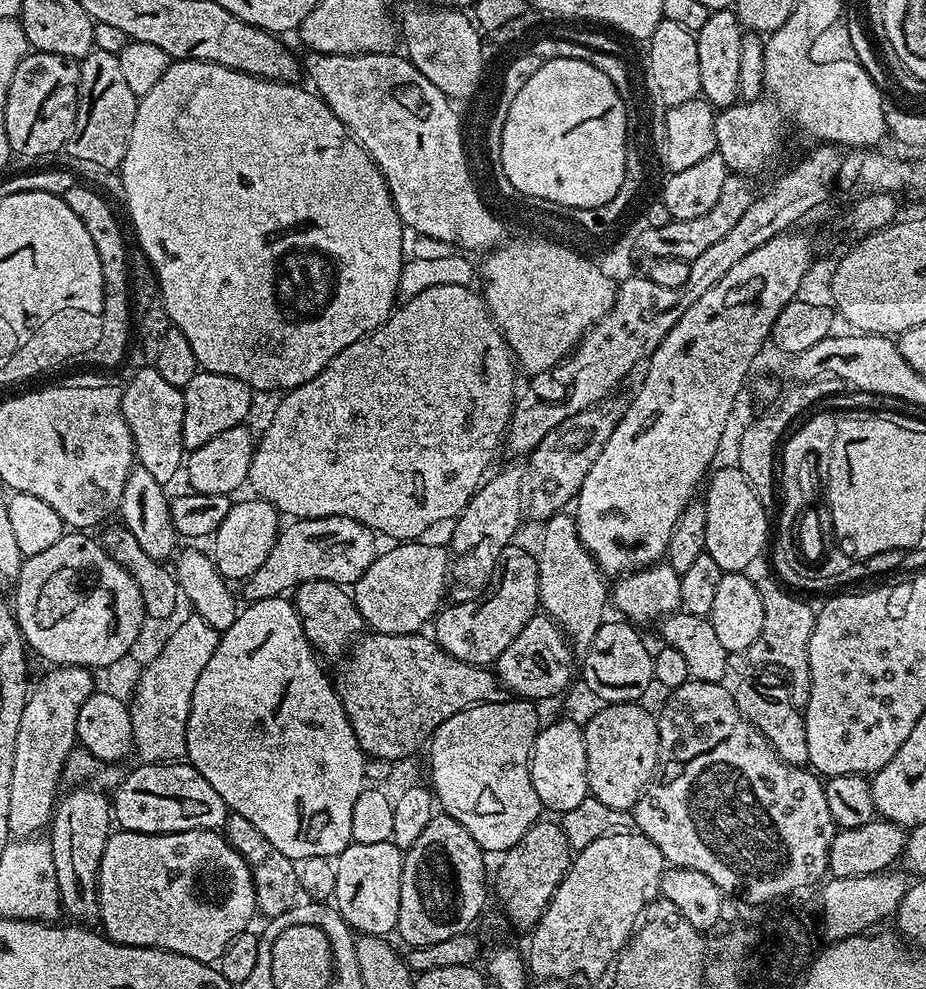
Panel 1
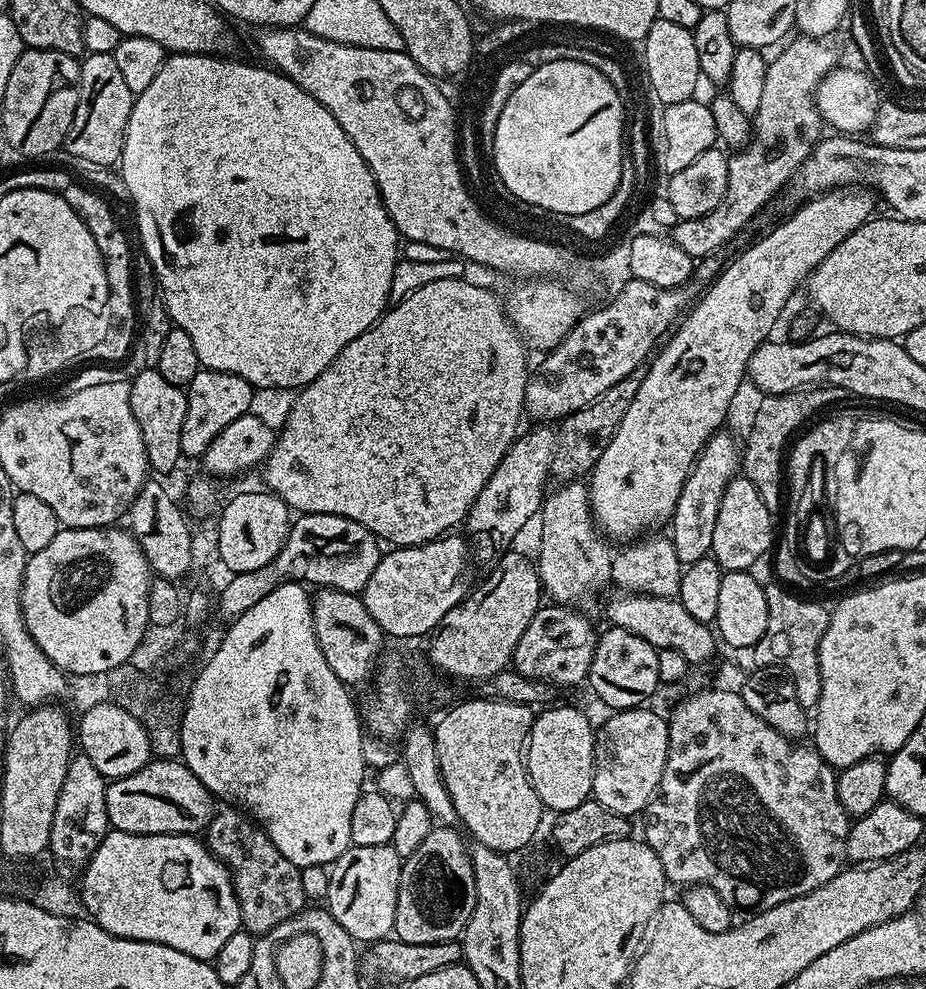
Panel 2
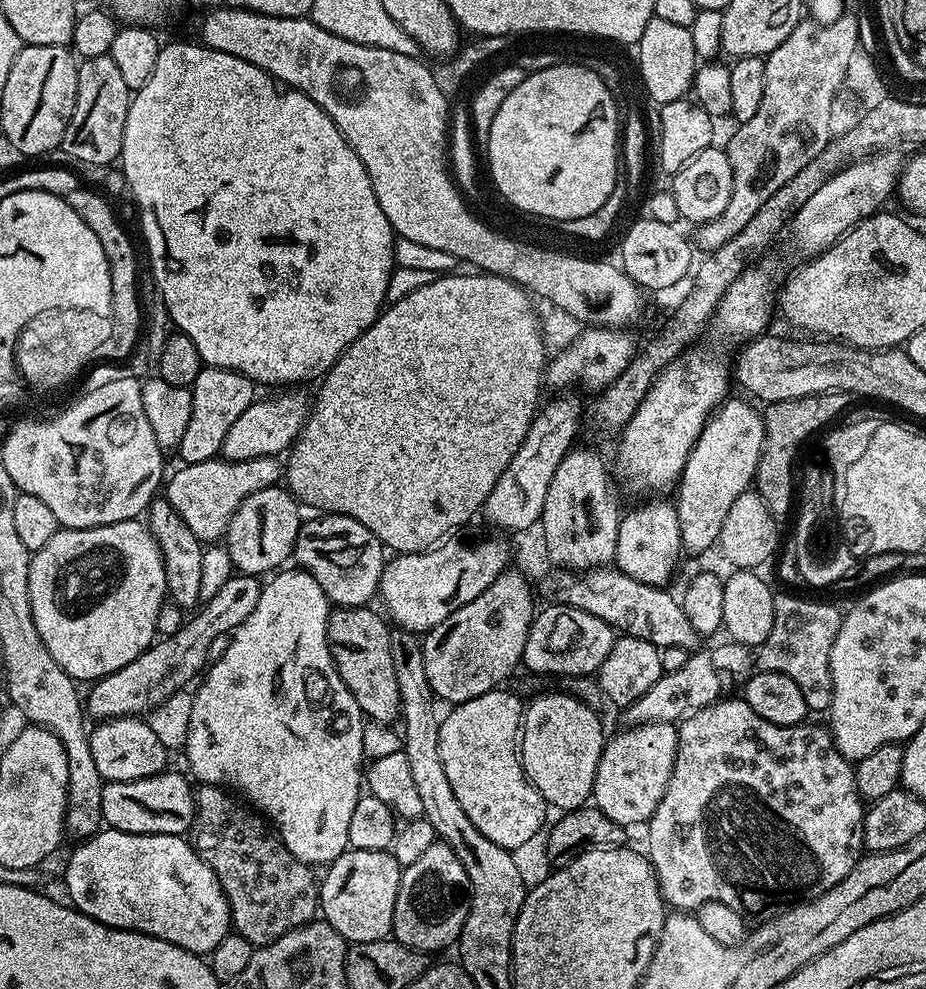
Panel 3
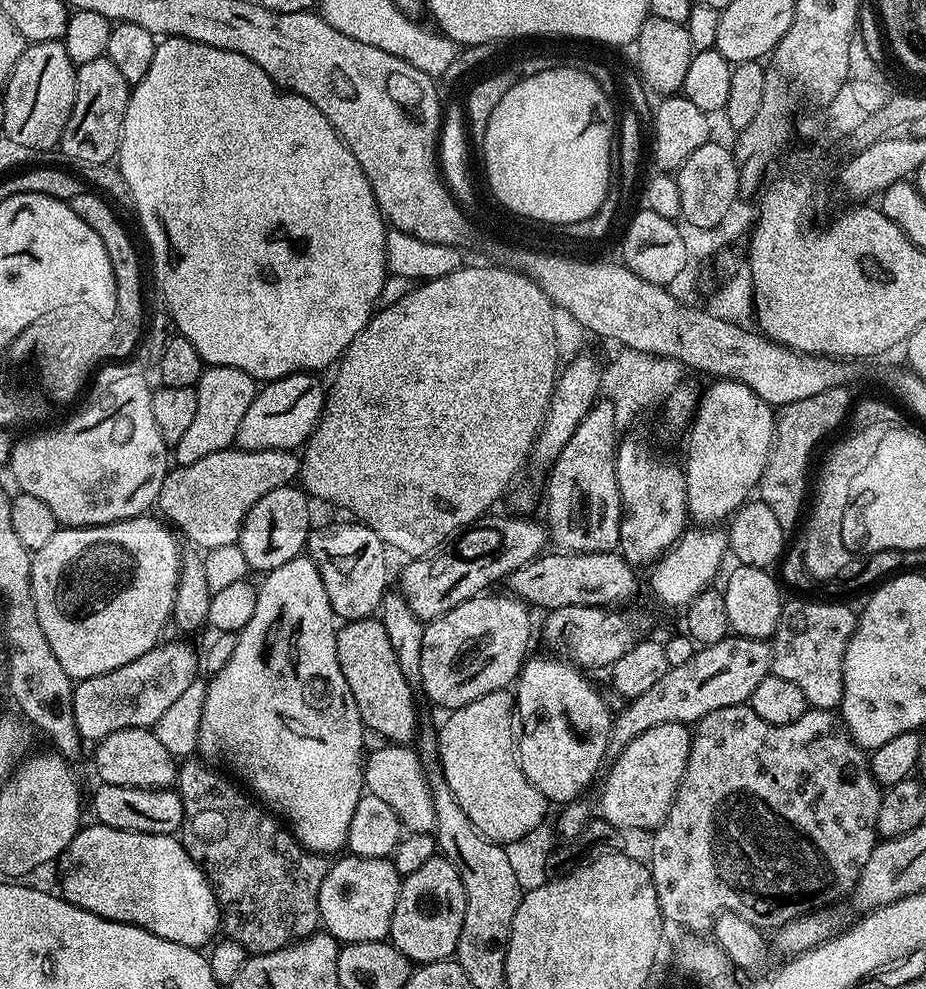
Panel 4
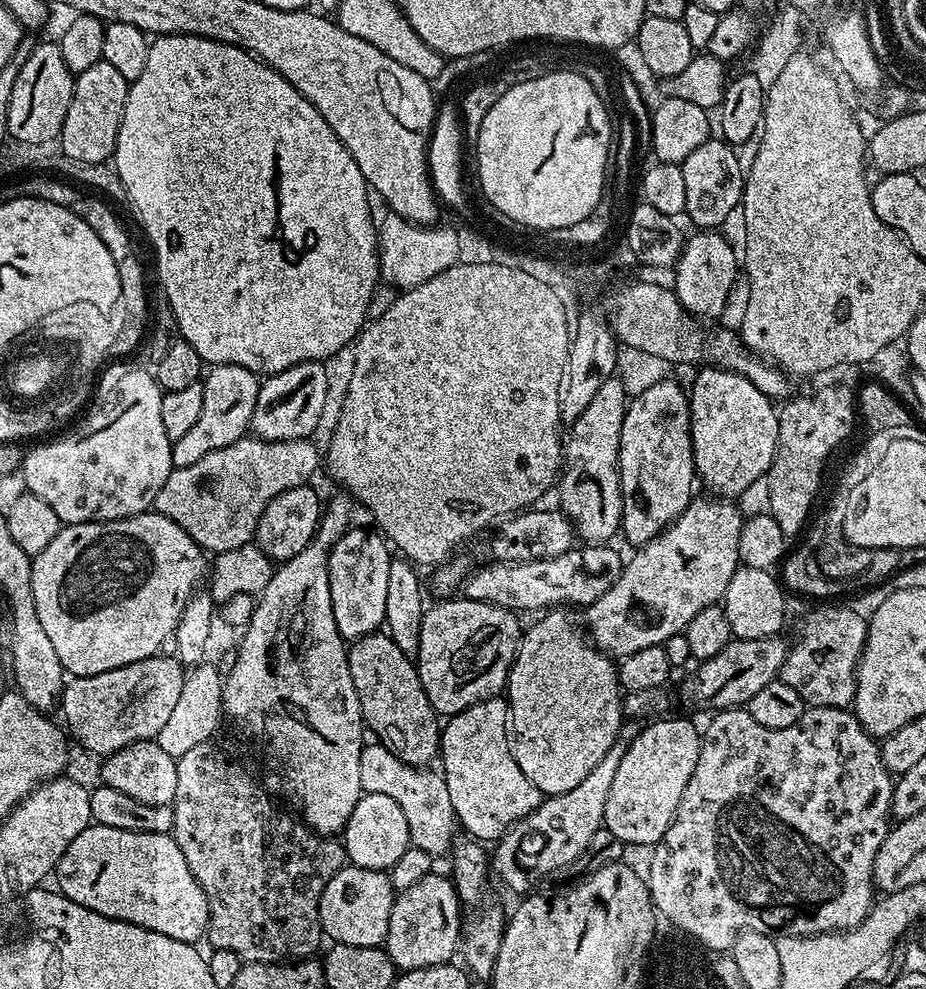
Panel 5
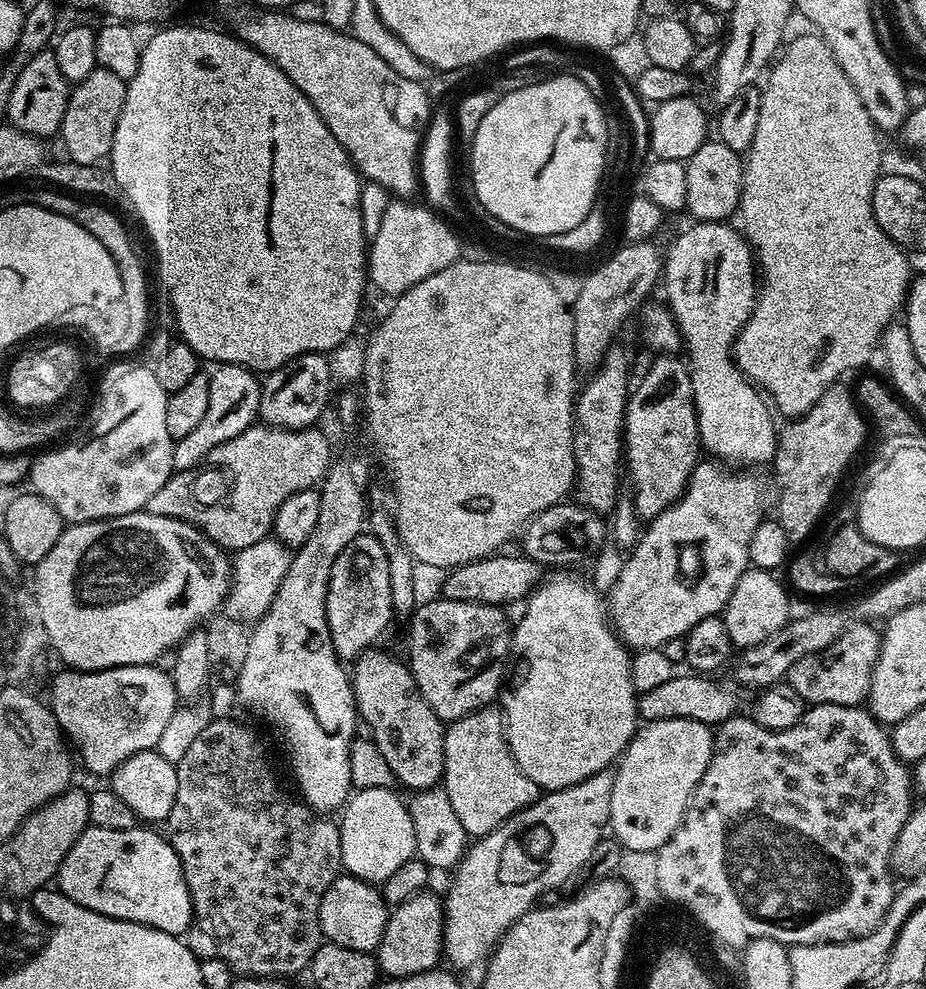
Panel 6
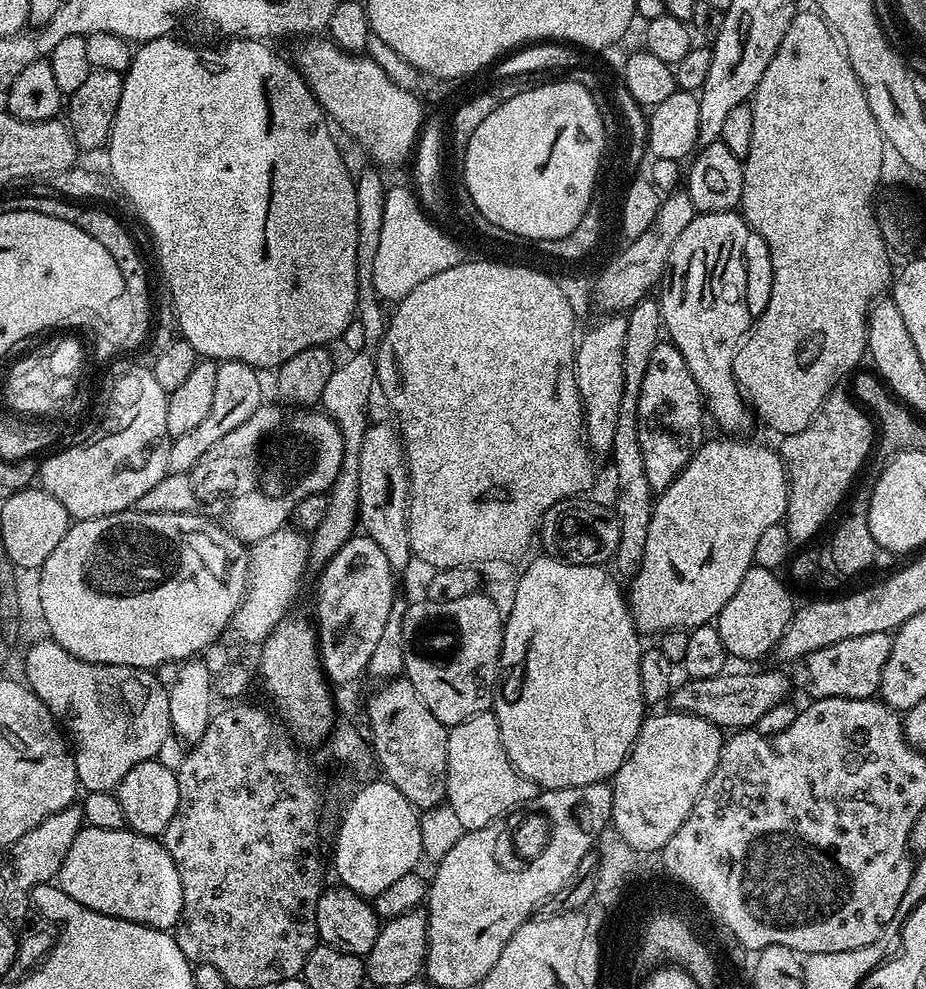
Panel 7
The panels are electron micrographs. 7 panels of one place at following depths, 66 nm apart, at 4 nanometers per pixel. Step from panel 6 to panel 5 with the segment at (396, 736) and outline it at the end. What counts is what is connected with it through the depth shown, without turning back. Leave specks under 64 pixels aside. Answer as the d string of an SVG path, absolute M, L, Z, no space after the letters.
M383 631L371 632L369 636L362 636L359 640L351 641L347 645L350 678L354 678L354 690L358 694L358 706L364 719L367 731L372 732L379 744L403 763L418 769L431 765L431 760L437 759L440 750L441 721L436 711L430 706L430 698L426 698L426 690L422 690L422 682L416 673L413 657L408 656Z

